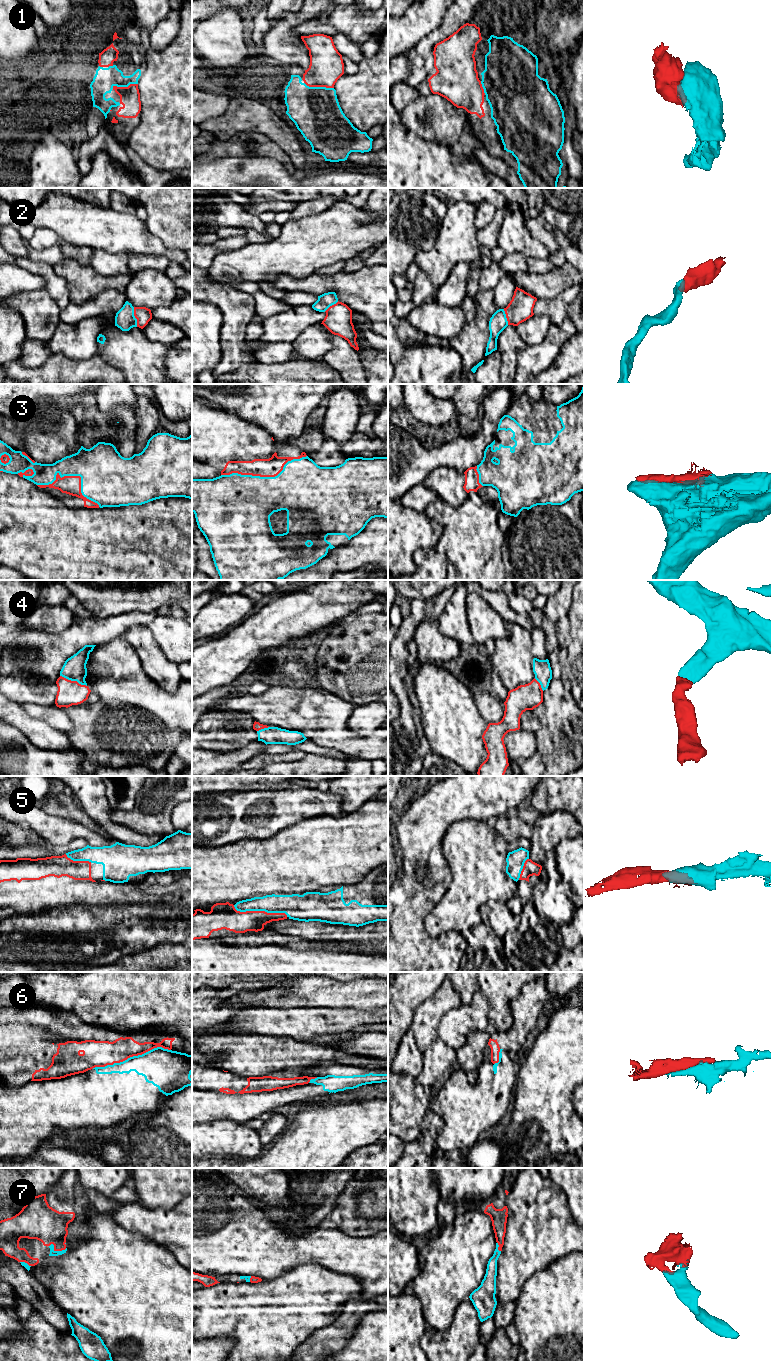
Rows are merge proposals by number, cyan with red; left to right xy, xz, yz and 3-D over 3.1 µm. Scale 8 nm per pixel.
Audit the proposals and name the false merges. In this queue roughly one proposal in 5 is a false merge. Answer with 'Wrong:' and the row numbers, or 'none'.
Wrong: 6

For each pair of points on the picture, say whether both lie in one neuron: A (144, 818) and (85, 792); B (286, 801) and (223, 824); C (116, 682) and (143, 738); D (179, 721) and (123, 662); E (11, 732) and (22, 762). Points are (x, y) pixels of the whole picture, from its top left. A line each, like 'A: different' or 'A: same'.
A: different
B: same
C: different
D: same
E: same

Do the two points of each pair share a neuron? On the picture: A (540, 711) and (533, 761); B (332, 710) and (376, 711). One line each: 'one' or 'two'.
A: two
B: two

